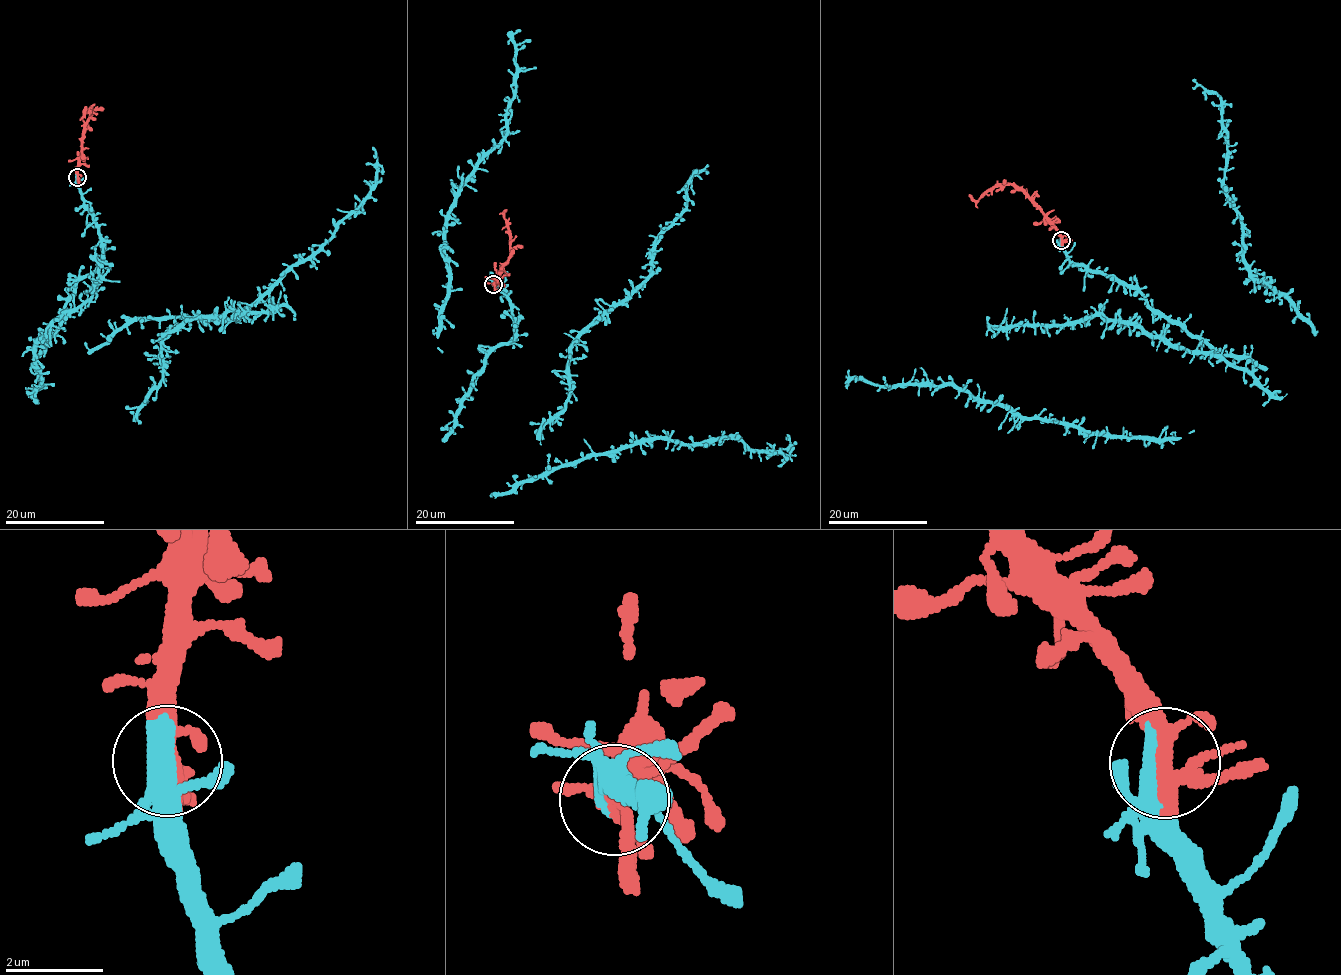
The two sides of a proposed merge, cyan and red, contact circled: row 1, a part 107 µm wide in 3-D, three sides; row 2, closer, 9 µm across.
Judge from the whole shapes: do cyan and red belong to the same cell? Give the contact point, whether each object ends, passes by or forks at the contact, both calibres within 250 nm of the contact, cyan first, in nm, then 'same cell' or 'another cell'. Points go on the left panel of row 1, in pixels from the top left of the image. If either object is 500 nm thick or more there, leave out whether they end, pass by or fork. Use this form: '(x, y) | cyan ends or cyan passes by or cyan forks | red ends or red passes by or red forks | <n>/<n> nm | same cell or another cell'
(77, 177) | 600/280 nm | same cell

